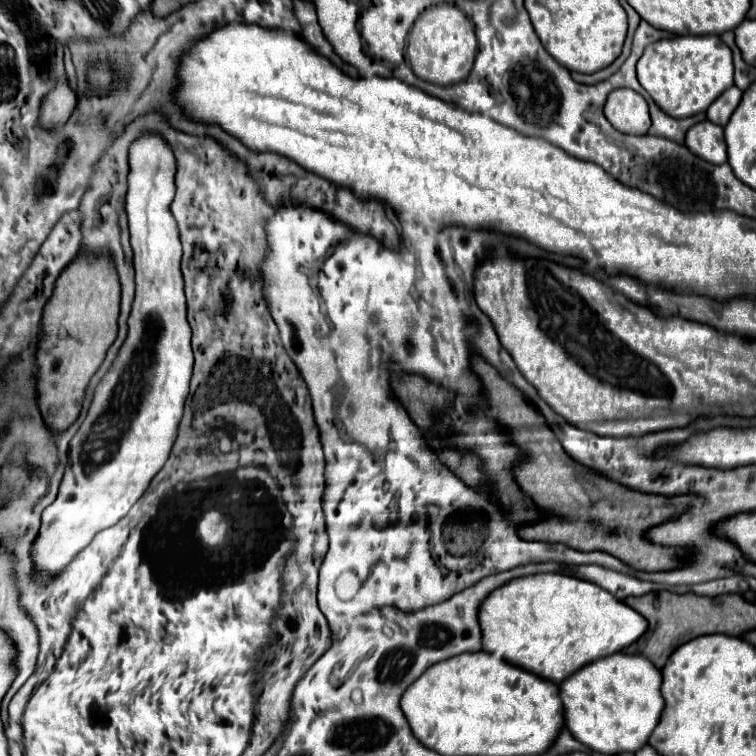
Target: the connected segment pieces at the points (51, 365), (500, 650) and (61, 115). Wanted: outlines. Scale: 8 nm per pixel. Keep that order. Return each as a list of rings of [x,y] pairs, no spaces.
[[[73,260],[55,282],[53,296],[43,308],[37,342],[37,408],[45,428],[53,434],[67,430],[79,416],[87,384],[103,362],[107,348],[117,336],[121,288],[115,268],[107,260],[83,264]]]
[[[533,574],[495,588],[479,606],[479,626],[483,652],[561,684],[577,668],[633,644],[647,630],[647,620],[593,582],[567,574]]]
[[[63,80],[57,84],[55,92],[47,94],[47,100],[43,100],[43,114],[41,114],[41,124],[47,128],[65,124],[71,112],[75,110],[79,98],[77,92],[69,88],[69,82]]]

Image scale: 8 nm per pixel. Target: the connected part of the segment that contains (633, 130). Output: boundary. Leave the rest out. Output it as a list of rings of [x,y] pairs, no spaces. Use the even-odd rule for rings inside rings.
[[[617,88],[607,96],[605,116],[623,134],[647,134],[651,126],[645,98],[631,88]]]

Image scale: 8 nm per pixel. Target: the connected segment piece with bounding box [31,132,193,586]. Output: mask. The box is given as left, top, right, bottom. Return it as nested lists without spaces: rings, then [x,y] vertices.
[[[143,132],[129,146],[129,190],[127,190],[127,218],[131,232],[133,264],[135,264],[135,302],[129,316],[129,334],[119,350],[119,356],[111,372],[101,380],[95,390],[93,404],[71,440],[69,468],[65,470],[57,500],[45,508],[41,518],[39,536],[31,548],[33,574],[31,578],[39,586],[53,582],[59,572],[93,540],[93,536],[113,524],[117,524],[131,506],[143,496],[151,478],[163,468],[169,458],[177,424],[183,416],[183,404],[189,394],[189,380],[193,368],[191,352],[191,326],[185,316],[185,294],[181,276],[181,240],[177,222],[171,214],[171,202],[175,198],[175,172],[177,162],[169,142],[157,132]]]

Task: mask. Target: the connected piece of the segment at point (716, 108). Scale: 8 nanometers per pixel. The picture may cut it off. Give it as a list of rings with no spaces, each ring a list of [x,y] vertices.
[[[731,86],[727,88],[709,108],[707,108],[707,118],[713,122],[713,124],[719,124],[719,126],[725,126],[731,112],[737,108],[739,100],[741,100],[741,90],[737,86]]]

